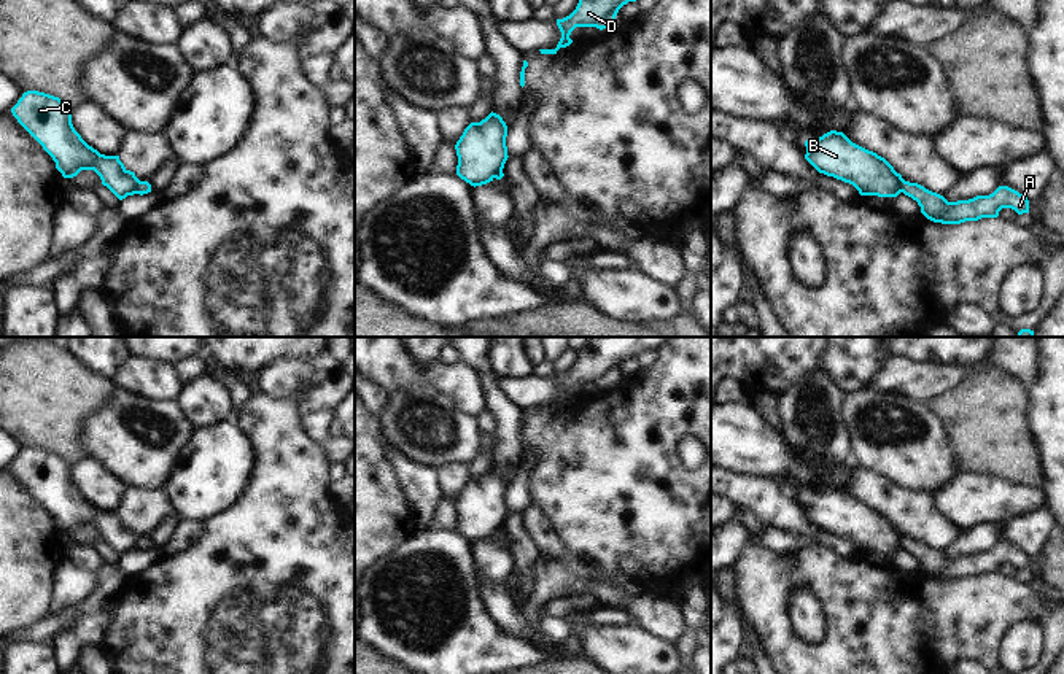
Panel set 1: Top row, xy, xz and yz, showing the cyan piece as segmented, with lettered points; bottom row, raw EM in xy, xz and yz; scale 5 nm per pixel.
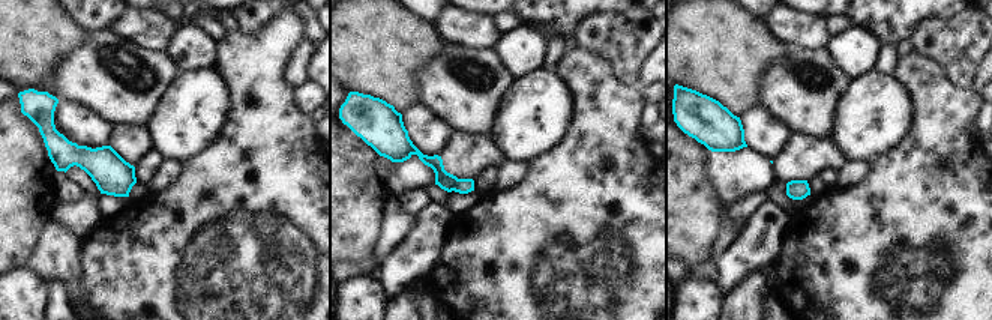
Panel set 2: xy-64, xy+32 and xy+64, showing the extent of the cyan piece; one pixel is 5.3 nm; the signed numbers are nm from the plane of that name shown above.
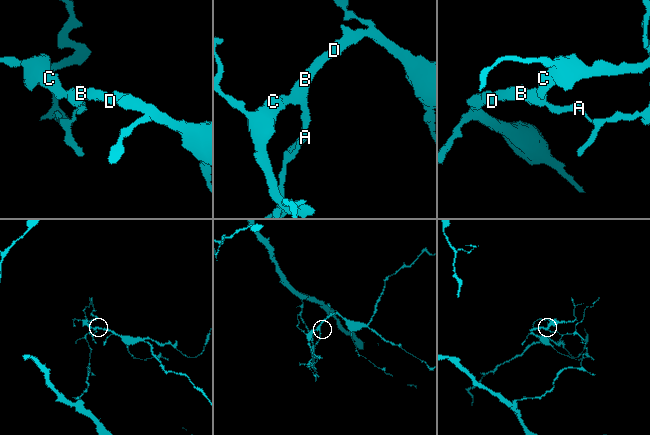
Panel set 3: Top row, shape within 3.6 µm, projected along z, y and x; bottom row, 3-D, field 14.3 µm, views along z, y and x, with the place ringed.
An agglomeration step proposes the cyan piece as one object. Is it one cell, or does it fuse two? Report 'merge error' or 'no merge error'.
merge error

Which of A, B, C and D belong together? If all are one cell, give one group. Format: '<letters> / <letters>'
A / B C D

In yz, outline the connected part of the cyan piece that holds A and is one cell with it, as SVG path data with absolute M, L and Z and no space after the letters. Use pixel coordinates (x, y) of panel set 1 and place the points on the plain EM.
M910 537L902 539L902 548L918 558L921 569L927 575L942 580L961 580L981 574L997 574L1002 564L1012 564L1018 571L1029 569L1027 553L1008 542L999 542L989 552L977 552L957 558L948 558L943 552Z

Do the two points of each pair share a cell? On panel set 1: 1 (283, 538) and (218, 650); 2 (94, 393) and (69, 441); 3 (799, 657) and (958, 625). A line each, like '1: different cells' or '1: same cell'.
1: same cell
2: same cell
3: same cell

